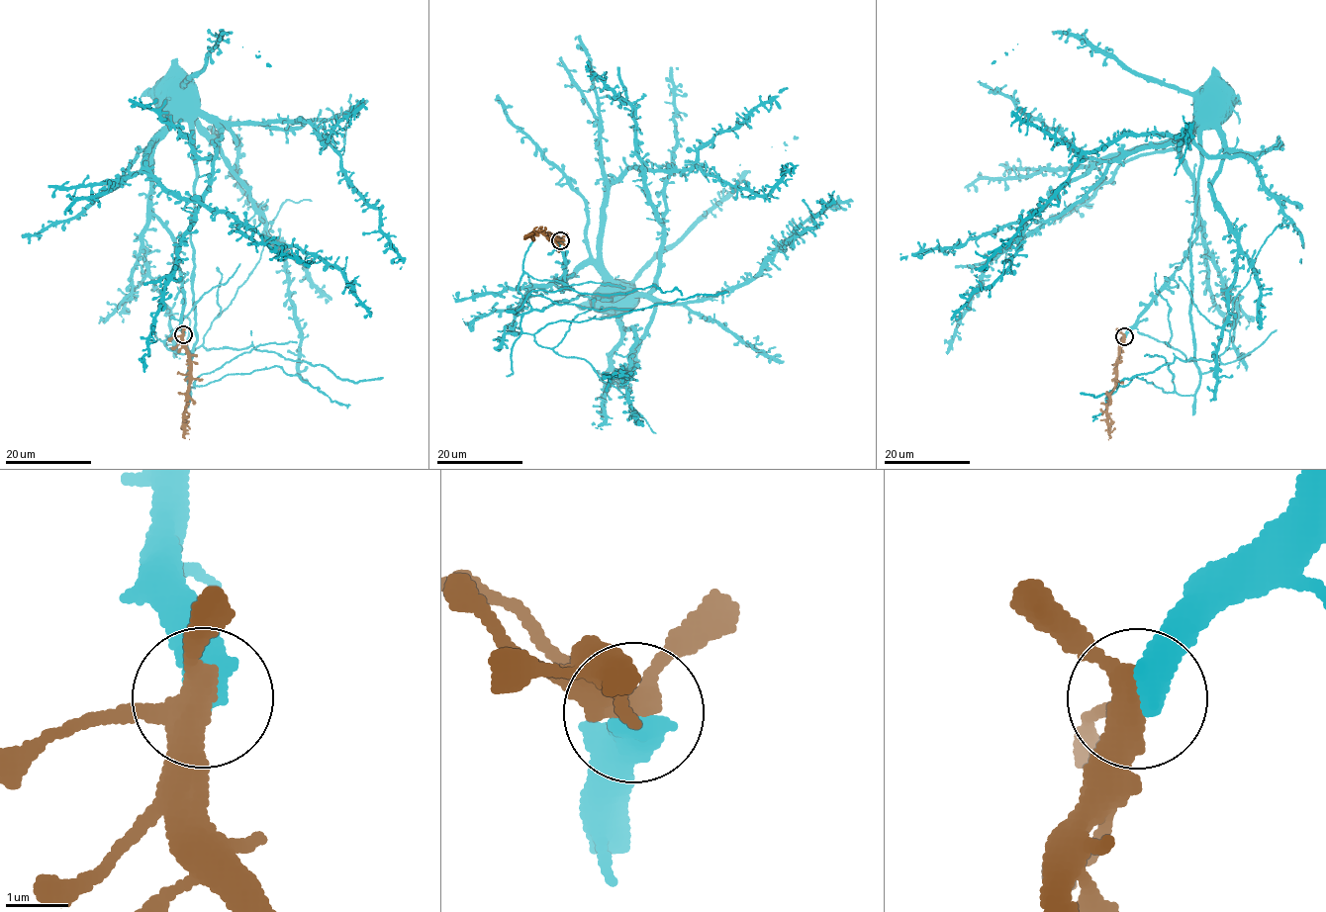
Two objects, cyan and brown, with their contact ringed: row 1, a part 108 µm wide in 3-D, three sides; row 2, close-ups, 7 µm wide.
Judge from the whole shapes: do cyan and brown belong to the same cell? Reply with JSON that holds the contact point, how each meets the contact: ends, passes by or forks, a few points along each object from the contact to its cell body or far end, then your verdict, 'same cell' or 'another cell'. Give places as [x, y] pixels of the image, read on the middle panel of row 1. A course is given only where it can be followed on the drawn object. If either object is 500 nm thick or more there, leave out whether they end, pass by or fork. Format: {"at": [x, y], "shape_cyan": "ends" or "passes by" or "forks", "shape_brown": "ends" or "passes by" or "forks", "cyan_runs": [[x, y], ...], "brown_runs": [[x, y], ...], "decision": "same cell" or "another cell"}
{"at": [560, 240], "cyan_runs": [[560, 241], [567, 272], [564, 290], [557, 288], [591, 263], [621, 294], [530, 311], [522, 331], [727, 292]], "brown_runs": [[560, 241], [557, 238], [548, 240], [536, 231], [526, 234], [529, 237]], "decision": "same cell"}

